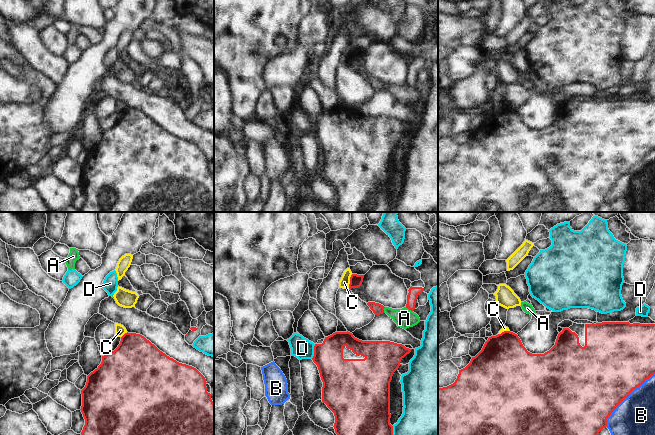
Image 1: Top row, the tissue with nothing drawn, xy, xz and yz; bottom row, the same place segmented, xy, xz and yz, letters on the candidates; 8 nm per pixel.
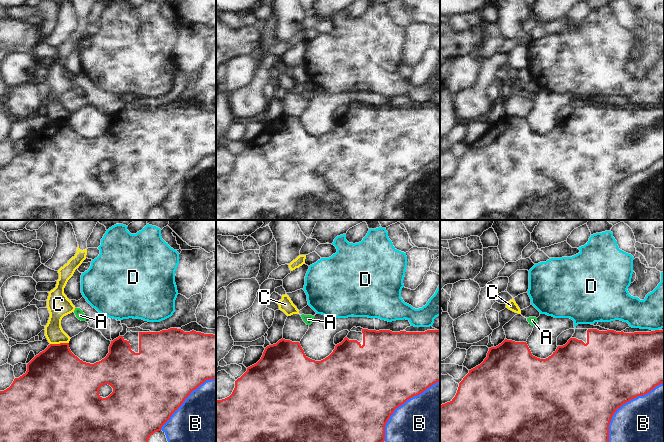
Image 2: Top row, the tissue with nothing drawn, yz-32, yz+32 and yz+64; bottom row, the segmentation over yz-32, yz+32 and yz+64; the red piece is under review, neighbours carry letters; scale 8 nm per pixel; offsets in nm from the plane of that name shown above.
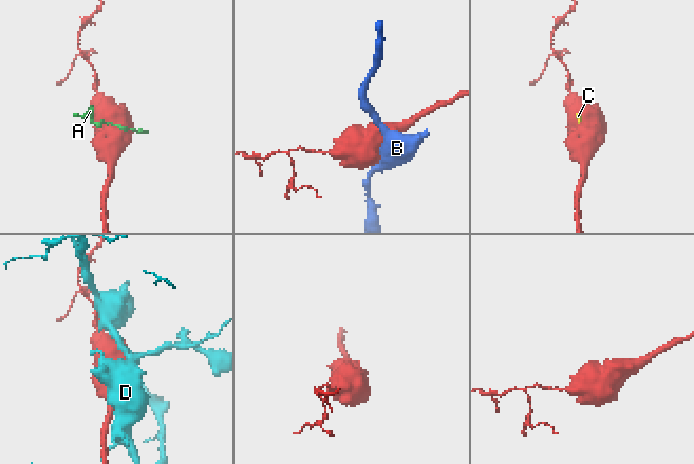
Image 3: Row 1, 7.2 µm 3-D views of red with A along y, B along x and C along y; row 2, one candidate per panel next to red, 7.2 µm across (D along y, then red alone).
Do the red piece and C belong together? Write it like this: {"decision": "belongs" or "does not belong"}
{"decision": "does not belong"}

